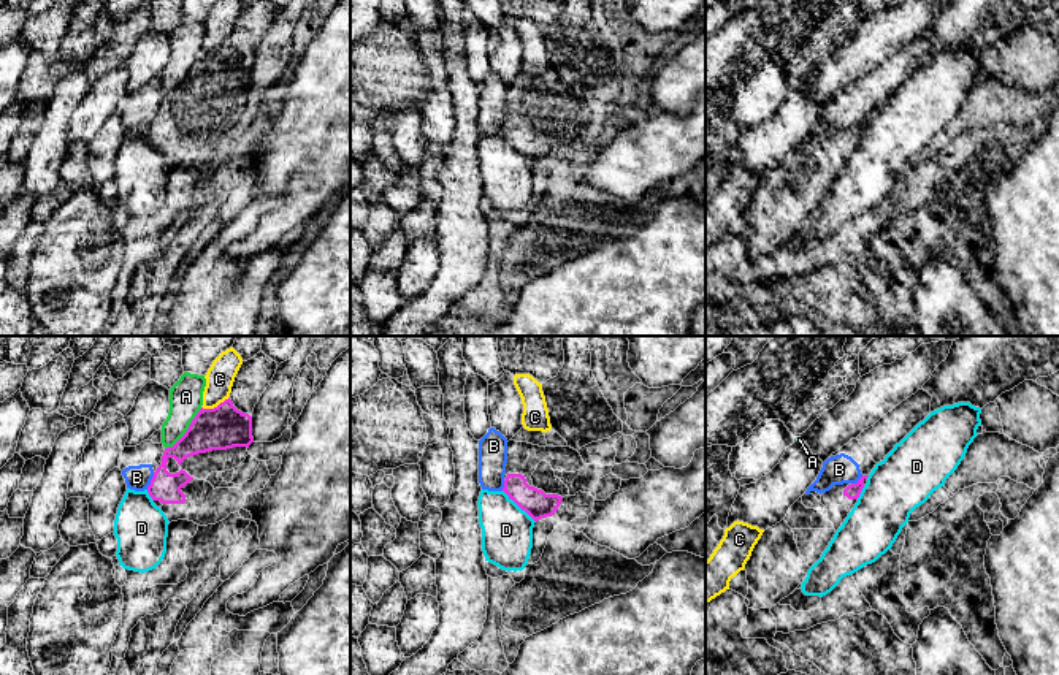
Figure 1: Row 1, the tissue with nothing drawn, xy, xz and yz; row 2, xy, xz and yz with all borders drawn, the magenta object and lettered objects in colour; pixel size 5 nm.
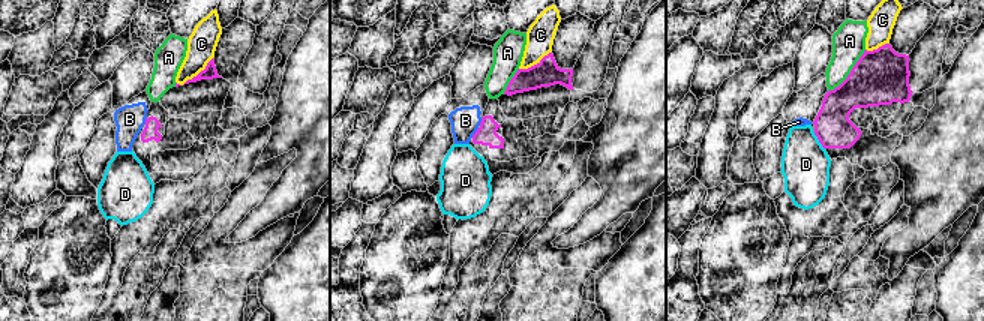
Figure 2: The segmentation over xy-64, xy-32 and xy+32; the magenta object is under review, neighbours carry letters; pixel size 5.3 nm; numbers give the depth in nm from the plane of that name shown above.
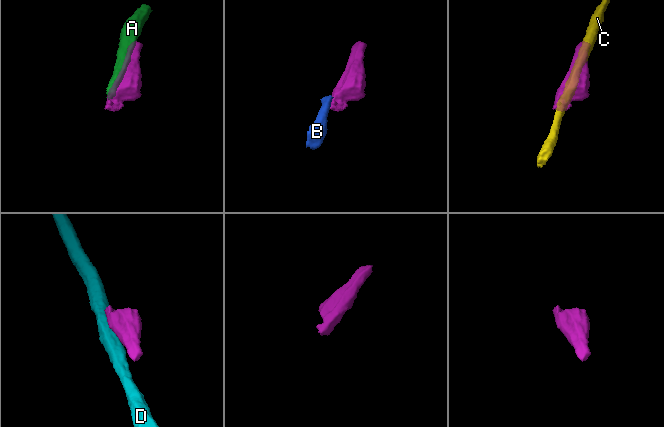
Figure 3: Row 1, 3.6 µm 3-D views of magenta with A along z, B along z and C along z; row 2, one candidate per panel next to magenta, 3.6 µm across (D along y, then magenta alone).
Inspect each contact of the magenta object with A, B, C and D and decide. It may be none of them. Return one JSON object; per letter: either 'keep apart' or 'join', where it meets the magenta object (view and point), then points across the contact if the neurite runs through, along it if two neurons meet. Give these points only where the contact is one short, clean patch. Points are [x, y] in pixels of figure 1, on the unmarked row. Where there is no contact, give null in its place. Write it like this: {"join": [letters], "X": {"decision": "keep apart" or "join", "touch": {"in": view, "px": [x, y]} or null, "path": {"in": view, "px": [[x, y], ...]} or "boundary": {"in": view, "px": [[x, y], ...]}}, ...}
{"join": [], "A": {"decision": "keep apart", "touch": {"in": "xy", "px": [187, 75]}}, "B": {"decision": "keep apart", "touch": {"in": "xy", "px": [151, 125]}, "boundary": {"in": "xy", "px": [[154, 118], [146, 133]]}}, "C": {"decision": "keep apart", "touch": {"in": "xy", "px": [214, 53]}}, "D": {"decision": "keep apart", "touch": {"in": "xz", "px": [519, 151]}}}

